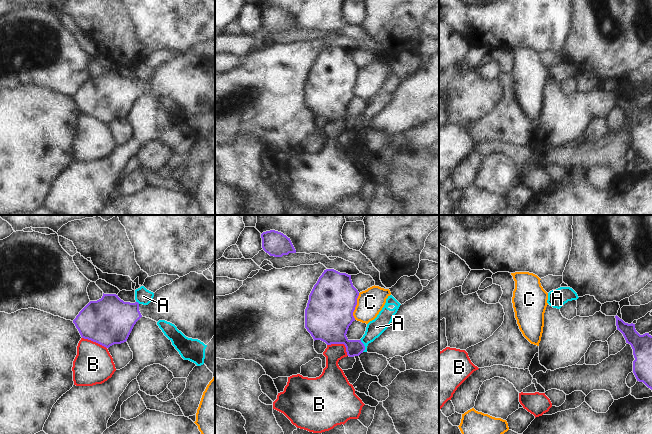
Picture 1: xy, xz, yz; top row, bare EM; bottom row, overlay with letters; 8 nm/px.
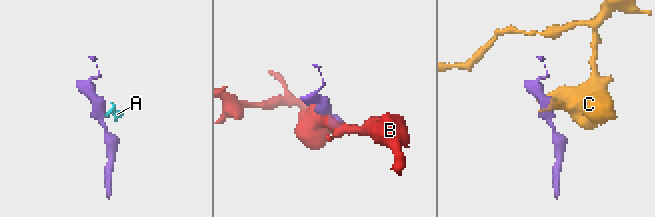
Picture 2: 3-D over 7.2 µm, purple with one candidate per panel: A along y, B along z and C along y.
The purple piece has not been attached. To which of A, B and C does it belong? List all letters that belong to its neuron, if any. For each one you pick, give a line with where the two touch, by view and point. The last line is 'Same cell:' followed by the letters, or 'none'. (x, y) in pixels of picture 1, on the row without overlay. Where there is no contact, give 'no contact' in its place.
Same cell: none

